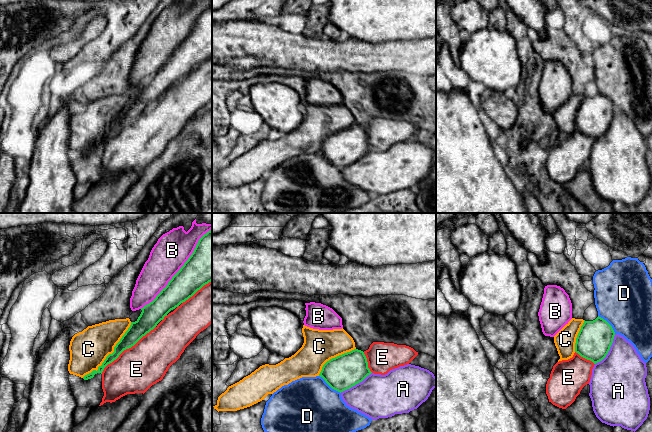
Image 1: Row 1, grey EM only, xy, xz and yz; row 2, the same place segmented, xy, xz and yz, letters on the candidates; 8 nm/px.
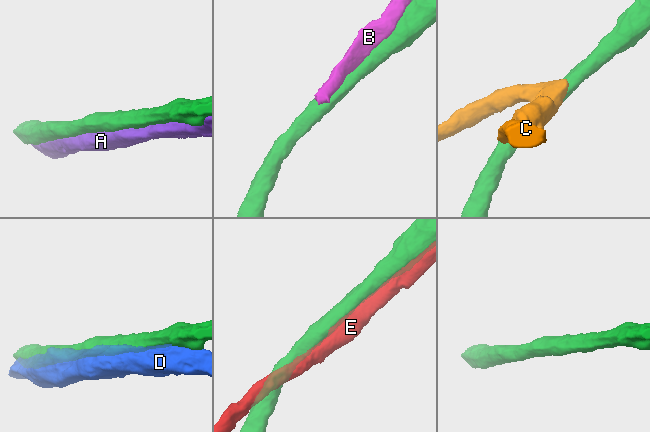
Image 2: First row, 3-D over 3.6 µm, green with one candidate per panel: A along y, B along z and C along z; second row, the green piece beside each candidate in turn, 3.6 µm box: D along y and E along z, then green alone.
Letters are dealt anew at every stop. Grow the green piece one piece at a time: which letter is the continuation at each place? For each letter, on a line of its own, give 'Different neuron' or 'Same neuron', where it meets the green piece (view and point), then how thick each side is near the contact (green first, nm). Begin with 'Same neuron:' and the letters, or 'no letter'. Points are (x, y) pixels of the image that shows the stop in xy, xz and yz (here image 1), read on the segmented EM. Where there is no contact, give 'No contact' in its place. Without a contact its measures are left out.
Same neuron: A
A: Same neuron. Touches green at yz (609, 349). Thickness 280 nm (green) against 400 nm
B: Different neuron. Touches green at xy (179, 270). Thickness 300 nm (green) against 280 nm
C: Different neuron. Touches green at xy (110, 354). Thickness 120 nm (green) against 300 nm
D: Different neuron. Touches green at xz (330, 386). Thickness 280 nm (green) against 440 nm
E: Different neuron. Touches green at xy (128, 348). Thickness 150 nm (green) against 360 nm

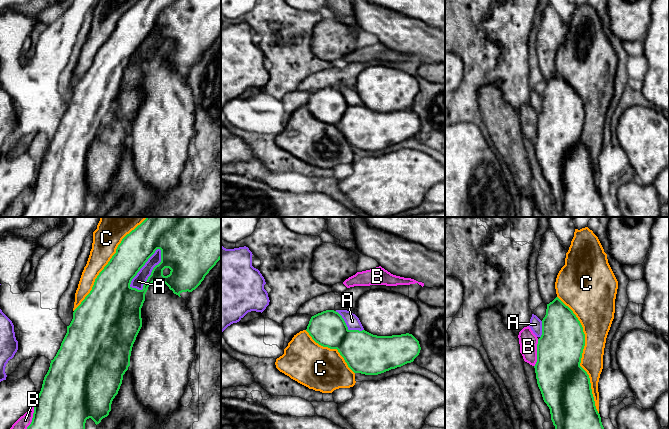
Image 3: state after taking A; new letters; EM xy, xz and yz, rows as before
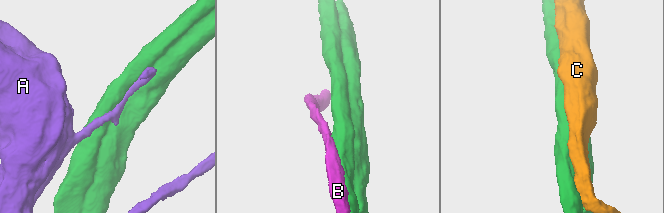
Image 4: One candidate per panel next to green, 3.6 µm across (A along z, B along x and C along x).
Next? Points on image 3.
Same neuron: no letter
A: Different neuron. Touches green at xy (142, 266). Thickness 260 nm (green) against 100 nm
B: Different neuron. Touches green at yz (537, 353). Thickness 380 nm (green) against 150 nm
C: Different neuron. Touches green at yz (581, 355). Thickness 380 nm (green) against 200 nm

